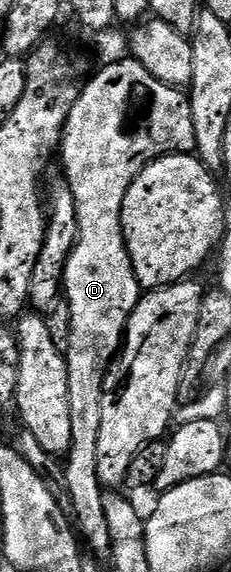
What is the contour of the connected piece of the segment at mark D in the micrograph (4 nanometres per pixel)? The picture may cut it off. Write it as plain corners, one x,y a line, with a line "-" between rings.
129,57
121,60
120,63
108,62
99,66
100,70
90,79
86,79
83,91
79,94
77,104
73,104
73,108
67,117
67,125
63,128
63,140
61,143
61,158
63,154
63,166
67,182
71,185
73,192
73,200
77,208
77,224
79,225
79,235
77,236
77,244
73,248
73,252
69,256
69,260
63,269
63,288
62,293
67,298
67,307
65,313
71,324
71,331
67,333
67,344
65,347
65,357
67,359
67,371
69,372
69,416
73,419
73,436
71,437
71,447
65,455
65,485
67,488
67,498
70,513
73,515
74,525
77,527
78,533
81,535
82,541
85,543
86,549
91,552
99,552
95,550
110,551
111,537
109,536
109,520
105,516
105,493
104,487
99,485
99,477
97,476
97,440
101,433
101,408
105,397
105,389
103,385
107,382
107,362
114,363
117,355
120,353
123,345
123,340
127,332
127,325
131,319
131,314
137,308
141,297
141,287
137,276
133,272
133,264
131,257
127,251
125,244
125,236
123,235
123,225
121,224
121,208
125,204
125,192
129,192
129,188
133,184
133,180
137,180
137,176
149,163
155,162
158,158
165,154
189,154
195,149
195,136
193,134
193,112
191,111
191,103
188,95
182,89
166,86
161,80
157,80
148,70
146,70
137,59

